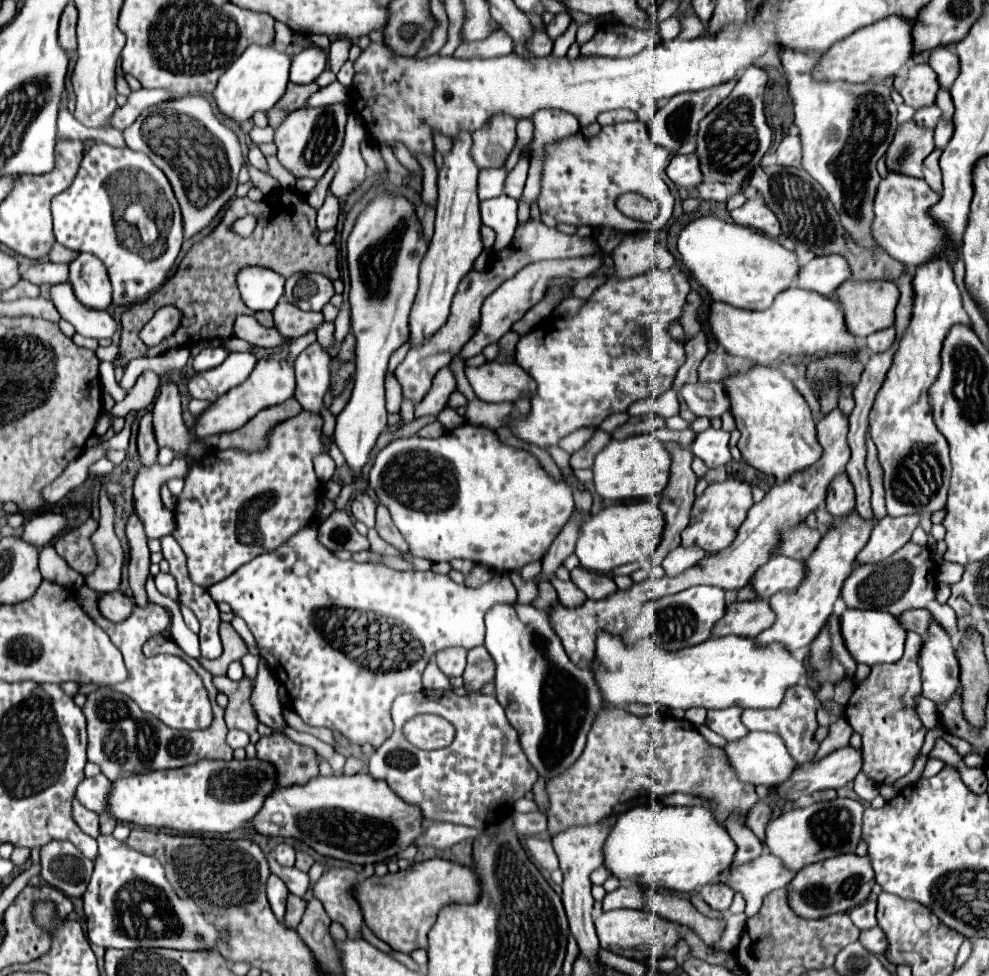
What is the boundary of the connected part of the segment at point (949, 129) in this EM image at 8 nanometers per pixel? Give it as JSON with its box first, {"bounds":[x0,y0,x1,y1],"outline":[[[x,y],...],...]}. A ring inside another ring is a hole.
{"bounds":[935,120,953,150],"outline":[[[939,120],[937,128],[935,128],[935,146],[943,150],[943,148],[945,148],[945,144],[949,142],[951,134],[953,134],[953,124],[951,124],[951,122],[949,122],[949,124],[945,124],[943,120]]]}

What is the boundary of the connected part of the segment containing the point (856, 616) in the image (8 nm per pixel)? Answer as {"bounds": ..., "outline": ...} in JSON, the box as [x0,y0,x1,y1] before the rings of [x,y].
{"bounds":[839,608,907,666],"outline":[[[847,608],[839,616],[839,622],[841,622],[841,636],[845,640],[845,646],[857,662],[873,666],[873,664],[893,664],[893,662],[901,660],[907,630],[903,630],[889,612]]]}

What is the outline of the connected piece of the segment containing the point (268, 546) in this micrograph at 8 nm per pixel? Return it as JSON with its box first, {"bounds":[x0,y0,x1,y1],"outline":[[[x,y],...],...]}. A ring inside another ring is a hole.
{"bounds":[171,410,327,588],"outline":[[[303,410],[299,416],[281,422],[271,430],[269,448],[265,452],[245,454],[237,450],[211,450],[189,468],[185,488],[177,496],[177,506],[173,510],[177,526],[171,536],[183,548],[189,576],[195,584],[209,588],[221,582],[261,552],[269,552],[289,540],[289,536],[313,520],[321,494],[321,482],[315,476],[313,458],[327,454],[327,448],[321,442],[321,426],[321,416],[309,416],[309,412]]]}

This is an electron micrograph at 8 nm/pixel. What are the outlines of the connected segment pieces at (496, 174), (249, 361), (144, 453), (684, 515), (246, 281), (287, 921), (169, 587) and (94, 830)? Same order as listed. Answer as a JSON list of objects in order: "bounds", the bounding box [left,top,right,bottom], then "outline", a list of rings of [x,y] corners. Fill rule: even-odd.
[{"bounds":[478,168,509,200],"outline":[[[485,168],[481,170],[481,176],[478,176],[478,196],[479,200],[487,200],[501,196],[505,188],[505,178],[509,170],[503,168]]]},{"bounds":[189,352,255,404],"outline":[[[233,352],[221,366],[207,370],[205,374],[195,374],[189,380],[189,396],[199,400],[209,400],[211,404],[227,394],[231,388],[247,380],[255,366],[255,356],[251,352]]]},{"bounds":[137,412,157,466],"outline":[[[145,412],[143,418],[139,420],[139,436],[137,436],[137,448],[139,448],[139,458],[145,466],[153,466],[157,462],[157,440],[153,432],[153,414]]]},{"bounds":[649,442,697,564],"outline":[[[667,442],[665,448],[671,454],[671,478],[669,478],[667,488],[661,494],[661,500],[659,500],[659,510],[665,516],[665,530],[663,530],[663,538],[661,538],[659,546],[655,548],[655,552],[649,558],[651,564],[661,564],[665,560],[665,556],[679,546],[681,532],[689,524],[689,508],[693,506],[693,500],[695,500],[695,484],[697,484],[697,476],[695,476],[693,468],[691,468],[693,454],[689,452],[689,448],[683,448],[677,442]]]},{"bounds":[237,268,285,310],"outline":[[[245,268],[239,272],[237,278],[241,298],[243,302],[255,310],[273,310],[283,296],[283,286],[285,278],[273,270],[267,268]]]},{"bounds":[283,893,307,930],"outline":[[[289,893],[287,897],[287,912],[285,912],[285,916],[283,916],[283,924],[285,924],[287,928],[291,928],[291,930],[297,928],[299,920],[301,920],[301,916],[303,916],[303,912],[305,912],[305,904],[307,904],[307,902],[305,902],[303,898]]]},{"bounds":[155,572,179,604],"outline":[[[159,572],[159,574],[155,576],[155,586],[157,586],[157,590],[159,590],[163,596],[167,596],[167,598],[171,598],[173,602],[179,604],[179,590],[177,590],[175,580],[173,580],[171,574],[161,574],[161,572]]]},{"bounds":[73,800,99,838],"outline":[[[73,800],[73,818],[77,820],[77,826],[85,834],[89,834],[91,838],[97,838],[99,836],[99,816],[95,812],[89,812],[77,800]]]}]

